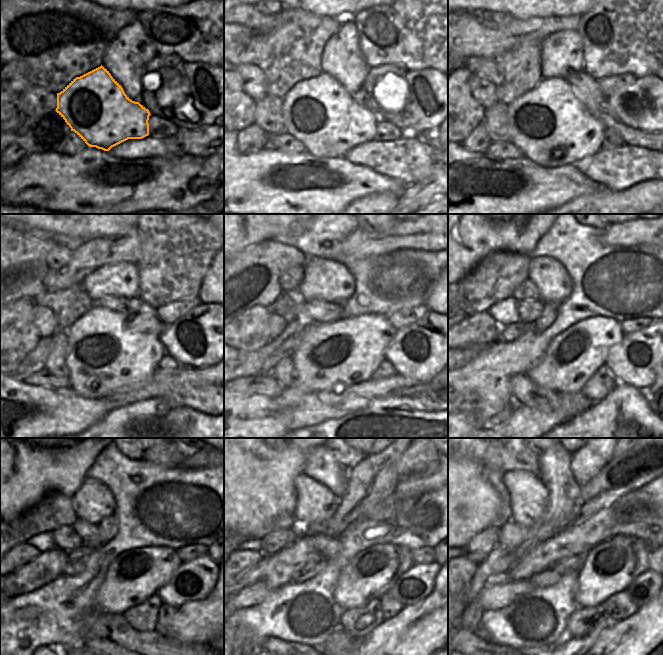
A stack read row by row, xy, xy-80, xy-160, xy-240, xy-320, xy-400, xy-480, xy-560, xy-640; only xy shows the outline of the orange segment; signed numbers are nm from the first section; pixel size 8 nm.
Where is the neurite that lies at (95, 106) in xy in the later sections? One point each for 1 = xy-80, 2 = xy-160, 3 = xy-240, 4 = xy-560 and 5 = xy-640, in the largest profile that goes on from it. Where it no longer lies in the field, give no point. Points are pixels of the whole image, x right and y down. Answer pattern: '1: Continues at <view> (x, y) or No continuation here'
1: Continues at xy-80 (319, 112)
2: Continues at xy-160 (552, 128)
3: Continues at xy-240 (107, 351)
4: Continues at xy-560 (371, 572)
5: Continues at xy-640 (609, 568).

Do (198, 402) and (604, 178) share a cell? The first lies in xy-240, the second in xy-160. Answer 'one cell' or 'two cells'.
one cell

